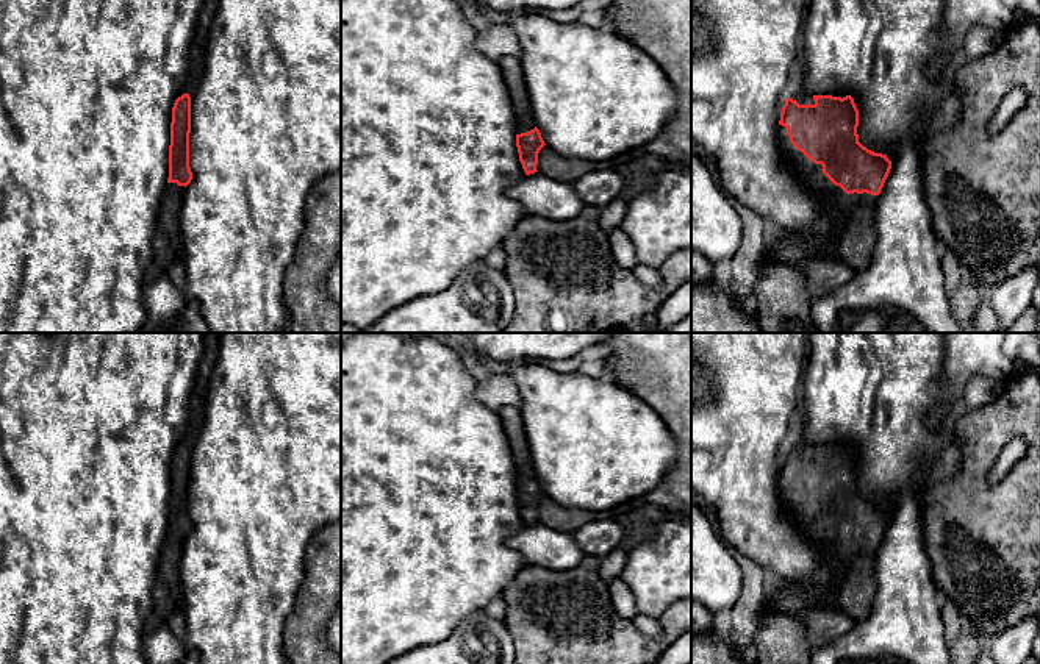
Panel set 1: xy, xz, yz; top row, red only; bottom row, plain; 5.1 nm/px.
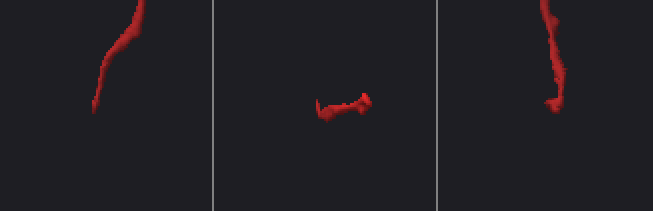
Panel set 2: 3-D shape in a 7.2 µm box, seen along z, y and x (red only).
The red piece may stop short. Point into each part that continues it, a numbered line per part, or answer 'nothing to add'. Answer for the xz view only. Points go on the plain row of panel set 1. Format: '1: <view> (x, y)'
1: xz (512, 419)

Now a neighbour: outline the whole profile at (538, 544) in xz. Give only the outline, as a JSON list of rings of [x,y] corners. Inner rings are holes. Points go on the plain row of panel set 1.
[[[540,522],[525,525],[505,544],[516,550],[525,564],[550,570],[574,569],[585,556],[572,533],[555,531]]]

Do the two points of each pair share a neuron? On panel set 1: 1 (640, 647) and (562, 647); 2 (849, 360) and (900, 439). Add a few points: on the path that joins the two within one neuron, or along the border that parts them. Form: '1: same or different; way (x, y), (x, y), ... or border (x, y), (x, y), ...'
1: same; way (621, 647), (580, 647)
2: same; way (870, 380), (870, 386), (878, 394), (882, 419)

